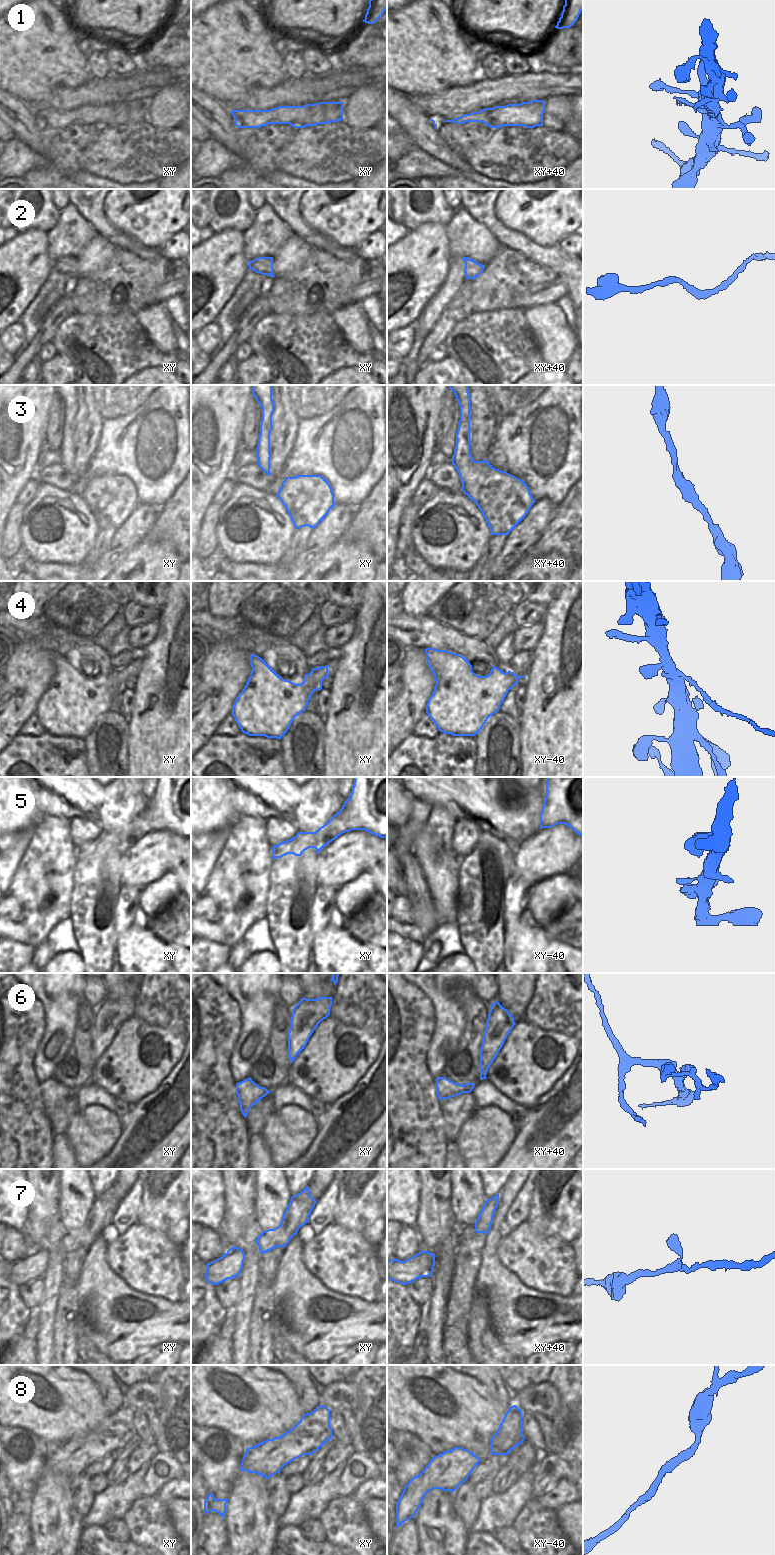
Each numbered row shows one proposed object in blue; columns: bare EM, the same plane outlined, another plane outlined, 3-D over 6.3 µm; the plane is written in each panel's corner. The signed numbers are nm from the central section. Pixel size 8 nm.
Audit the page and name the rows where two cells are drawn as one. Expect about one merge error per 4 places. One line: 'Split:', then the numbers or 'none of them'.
Split: 4, 6

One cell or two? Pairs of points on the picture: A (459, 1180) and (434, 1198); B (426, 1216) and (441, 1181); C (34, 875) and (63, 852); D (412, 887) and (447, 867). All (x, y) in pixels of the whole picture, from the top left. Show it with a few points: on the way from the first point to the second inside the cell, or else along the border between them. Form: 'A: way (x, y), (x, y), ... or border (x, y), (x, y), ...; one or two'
A: border (450, 1179), (451, 1209); two
B: way (434, 1207), (435, 1190); one
C: way (42, 867), (42, 863), (55, 853); one
D: border (416, 858), (431, 898), (434, 901); two

